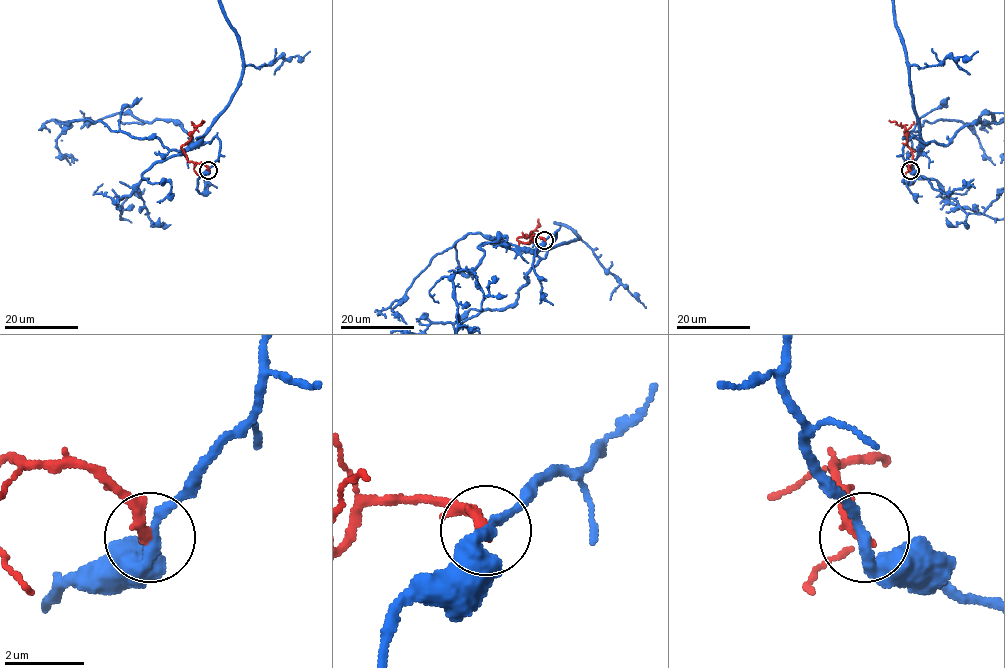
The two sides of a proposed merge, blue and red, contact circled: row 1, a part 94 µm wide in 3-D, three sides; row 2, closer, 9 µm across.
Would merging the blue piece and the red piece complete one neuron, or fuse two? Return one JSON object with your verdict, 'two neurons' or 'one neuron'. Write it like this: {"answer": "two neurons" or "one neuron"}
{"answer": "two neurons"}

